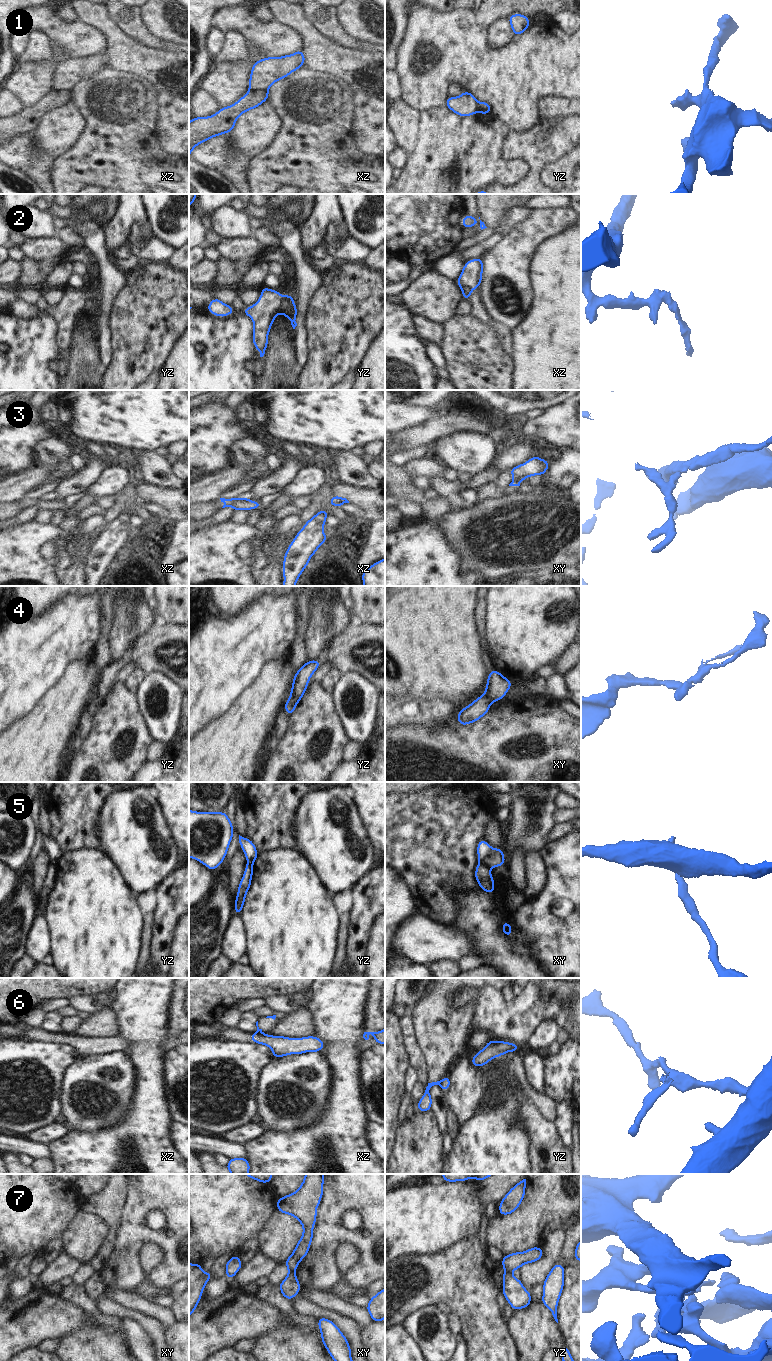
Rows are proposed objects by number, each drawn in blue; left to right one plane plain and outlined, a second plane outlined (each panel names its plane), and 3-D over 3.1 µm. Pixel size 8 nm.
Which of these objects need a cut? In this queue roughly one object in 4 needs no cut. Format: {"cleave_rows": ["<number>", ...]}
{"cleave_rows": ["1", "2", "3", "4", "5", "6", "7"]}

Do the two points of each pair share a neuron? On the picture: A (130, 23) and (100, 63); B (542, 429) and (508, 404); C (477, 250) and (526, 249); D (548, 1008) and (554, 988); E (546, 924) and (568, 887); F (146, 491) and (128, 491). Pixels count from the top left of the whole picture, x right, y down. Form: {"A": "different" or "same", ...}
{"A": "different", "B": "different", "C": "different", "D": "same", "E": "same", "F": "different"}

